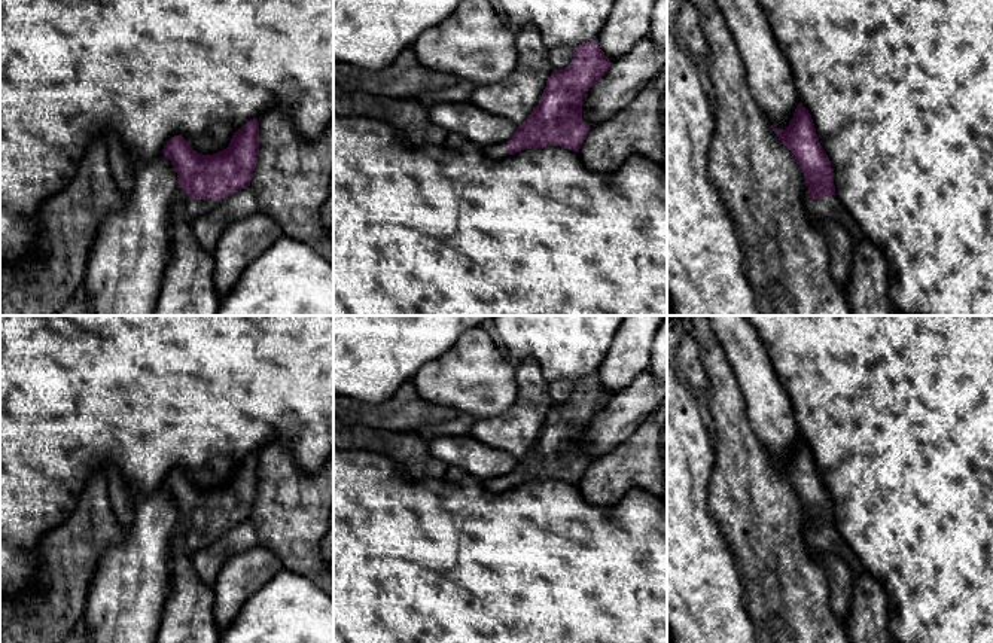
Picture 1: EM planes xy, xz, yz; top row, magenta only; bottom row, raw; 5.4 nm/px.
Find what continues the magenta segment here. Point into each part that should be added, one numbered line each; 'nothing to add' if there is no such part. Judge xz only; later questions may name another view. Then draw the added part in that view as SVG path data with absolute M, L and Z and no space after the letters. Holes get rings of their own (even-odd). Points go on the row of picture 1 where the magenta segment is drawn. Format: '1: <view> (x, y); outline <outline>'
1: xz (496, 151); outline M494 143L482 147L484 155L488 158L500 159L509 156L506 143Z

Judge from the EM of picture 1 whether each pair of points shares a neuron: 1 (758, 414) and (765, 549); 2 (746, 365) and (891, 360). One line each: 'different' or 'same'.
1: different
2: different

